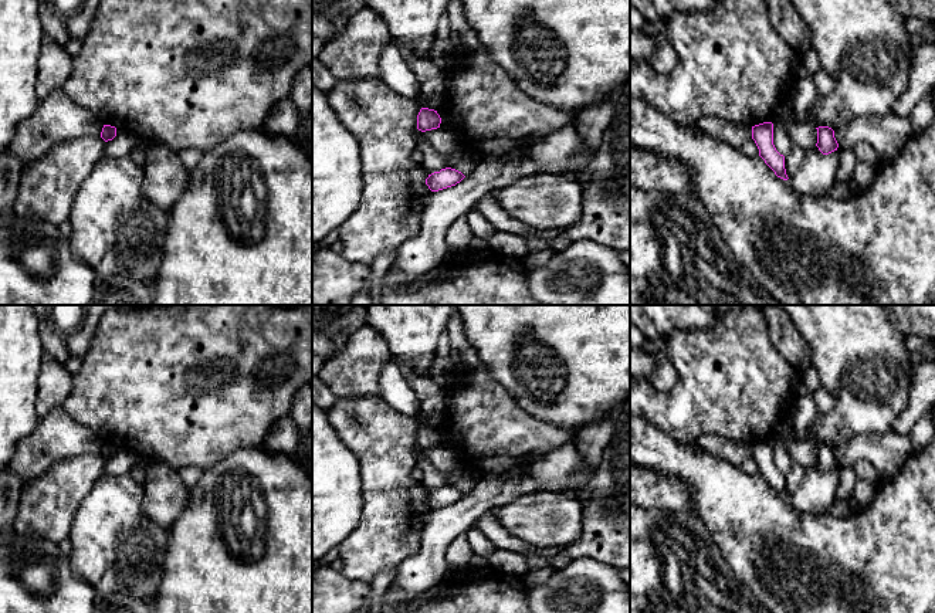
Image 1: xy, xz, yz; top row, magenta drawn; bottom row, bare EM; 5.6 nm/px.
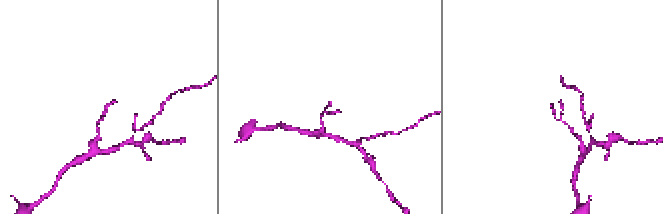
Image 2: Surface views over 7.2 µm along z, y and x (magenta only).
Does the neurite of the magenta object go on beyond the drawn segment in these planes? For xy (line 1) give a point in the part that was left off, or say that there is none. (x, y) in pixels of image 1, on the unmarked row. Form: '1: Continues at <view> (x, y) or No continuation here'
1: No continuation here

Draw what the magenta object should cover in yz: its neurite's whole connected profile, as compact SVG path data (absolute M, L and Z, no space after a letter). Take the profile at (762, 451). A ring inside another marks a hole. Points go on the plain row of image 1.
M763 440L752 444L752 457L755 458L759 474L775 490L775 492L783 498L787 498L785 487L785 474L780 473L773 463L773 441Z

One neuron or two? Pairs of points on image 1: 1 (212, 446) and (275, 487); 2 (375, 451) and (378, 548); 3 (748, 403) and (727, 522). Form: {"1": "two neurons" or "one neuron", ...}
{"1": "two neurons", "2": "one neuron", "3": "two neurons"}

